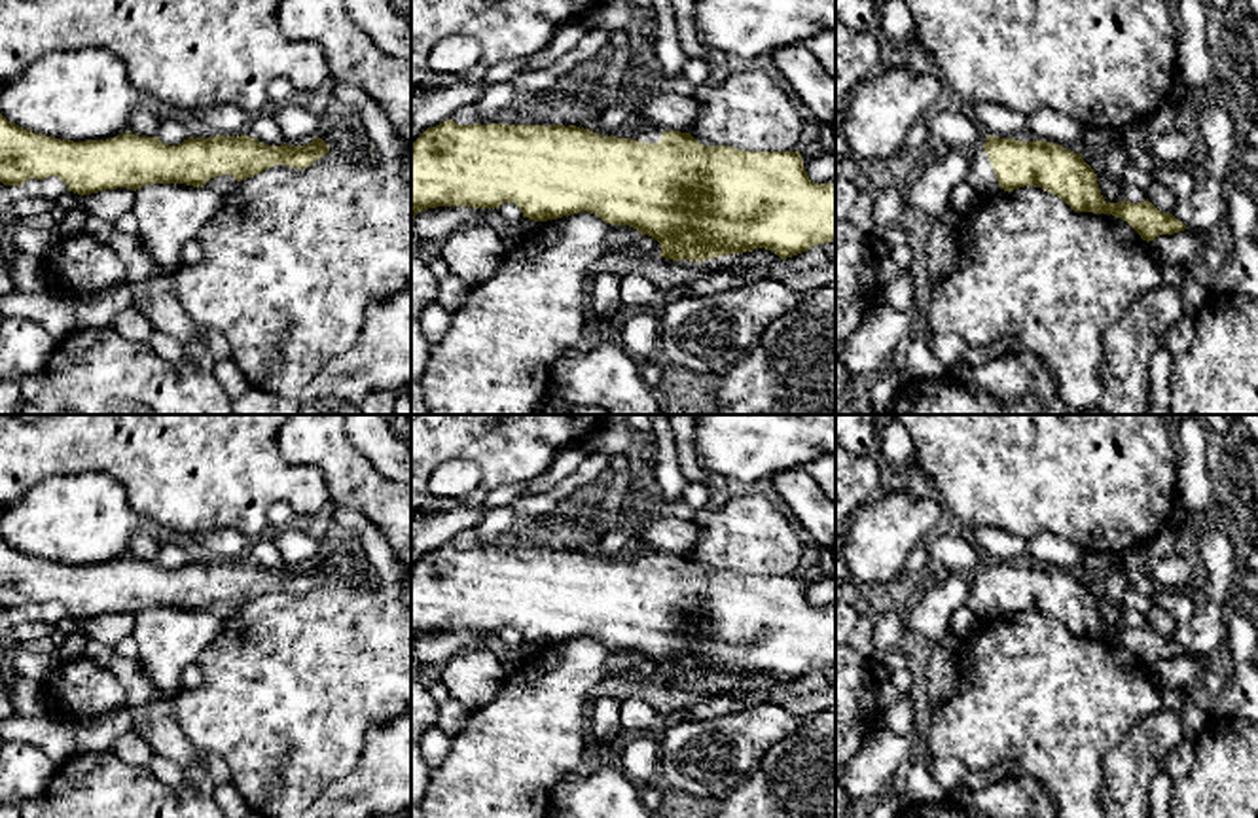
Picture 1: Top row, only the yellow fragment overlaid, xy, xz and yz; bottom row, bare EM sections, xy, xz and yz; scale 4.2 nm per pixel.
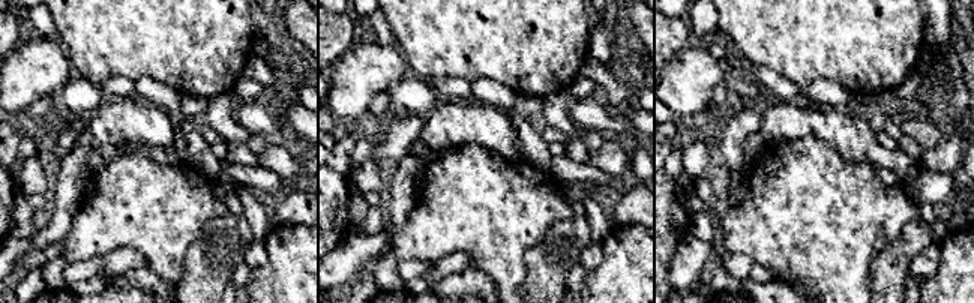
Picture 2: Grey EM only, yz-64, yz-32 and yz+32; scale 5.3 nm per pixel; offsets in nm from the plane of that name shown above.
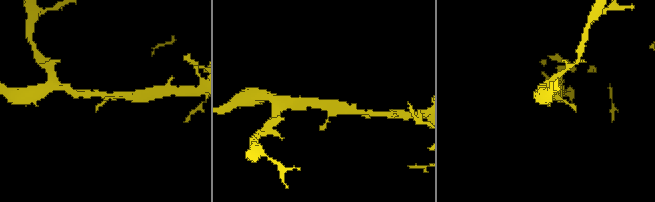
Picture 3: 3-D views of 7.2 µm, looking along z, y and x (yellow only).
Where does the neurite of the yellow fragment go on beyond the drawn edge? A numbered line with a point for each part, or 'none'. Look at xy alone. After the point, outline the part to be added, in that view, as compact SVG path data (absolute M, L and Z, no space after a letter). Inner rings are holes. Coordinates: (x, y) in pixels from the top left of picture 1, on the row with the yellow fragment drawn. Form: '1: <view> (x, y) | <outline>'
1: xy (222, 184) | M222 174L222 176L210 178L207 184L203 184L203 187L216 191L220 195L227 195L237 187L237 184L239 182L233 176Z

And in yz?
1: yz (982, 177) | M983 148L970 155L970 170L966 182L974 187L978 197L989 197L1000 191L998 178Z

